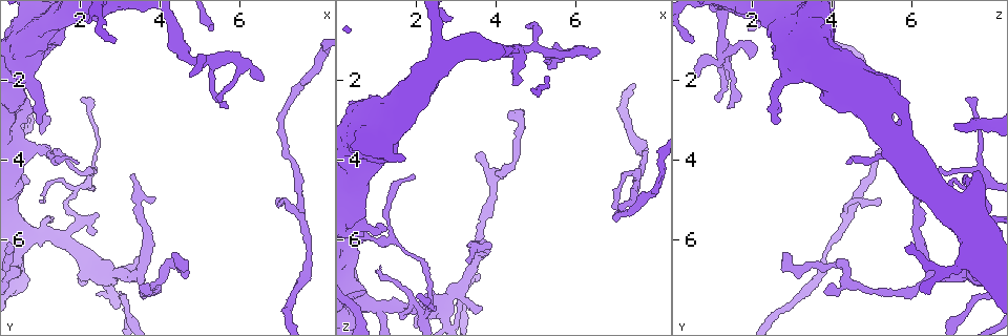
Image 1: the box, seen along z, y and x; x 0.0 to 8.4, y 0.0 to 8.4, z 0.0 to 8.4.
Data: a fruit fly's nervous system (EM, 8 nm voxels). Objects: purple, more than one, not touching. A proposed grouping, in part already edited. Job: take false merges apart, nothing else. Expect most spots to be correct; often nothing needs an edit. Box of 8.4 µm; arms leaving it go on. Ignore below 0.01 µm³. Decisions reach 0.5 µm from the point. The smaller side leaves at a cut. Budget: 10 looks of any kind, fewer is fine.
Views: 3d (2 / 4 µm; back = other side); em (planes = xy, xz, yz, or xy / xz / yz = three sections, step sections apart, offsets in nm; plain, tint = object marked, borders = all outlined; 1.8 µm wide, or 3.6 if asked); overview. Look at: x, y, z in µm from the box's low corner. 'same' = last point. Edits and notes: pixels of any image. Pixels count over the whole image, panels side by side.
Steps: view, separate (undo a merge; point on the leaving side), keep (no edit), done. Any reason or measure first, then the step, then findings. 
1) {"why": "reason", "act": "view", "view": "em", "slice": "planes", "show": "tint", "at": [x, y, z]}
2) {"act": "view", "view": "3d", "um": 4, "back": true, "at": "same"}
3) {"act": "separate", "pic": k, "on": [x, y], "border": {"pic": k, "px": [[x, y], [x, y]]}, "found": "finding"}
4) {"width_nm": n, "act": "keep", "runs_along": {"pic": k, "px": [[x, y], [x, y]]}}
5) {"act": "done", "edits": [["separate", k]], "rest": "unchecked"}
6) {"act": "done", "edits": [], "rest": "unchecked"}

{"why": "thin neck", "act": "view", "view": "em", "slice": "planes", "show": "tint", "at": [3.90, 7.05, 4.45]}

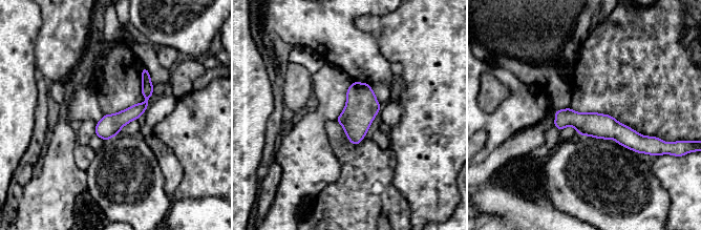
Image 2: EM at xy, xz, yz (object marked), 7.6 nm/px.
{"act": "keep", "runs_along": {"pic": 2, "px": [[557, 112], [612, 128], [638, 148]]}, "found": "one neuron here"}

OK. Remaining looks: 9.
{"why": "sharp bend", "act": "view", "view": "3d", "um": 2, "at": [6.00, 1.55, 1.30]}

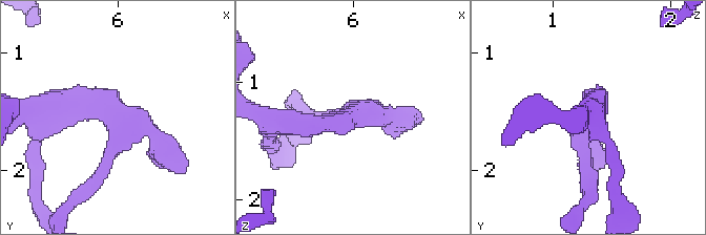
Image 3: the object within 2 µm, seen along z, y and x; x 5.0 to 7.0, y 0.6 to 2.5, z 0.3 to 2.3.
{"act": "view", "view": "em", "slice": "yz", "step": 16, "show": "tint", "at": [5.98, 1.58, 1.26]}

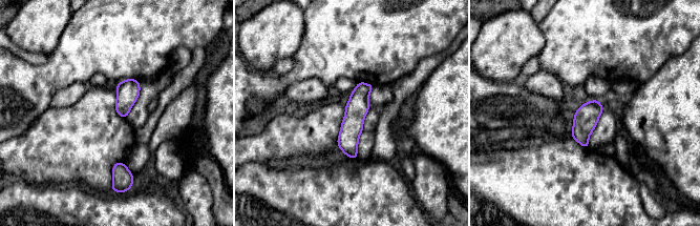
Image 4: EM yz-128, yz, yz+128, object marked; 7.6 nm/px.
{"act": "keep", "runs_along": {"pic": 4, "px": [[361, 84], [352, 125], [354, 155]]}, "found": "all the same neuron"}

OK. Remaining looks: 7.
{"why": "a fork", "act": "view", "view": "em", "slice": "planes", "show": "tint", "at": [7.50, 5.45, 4.35]}

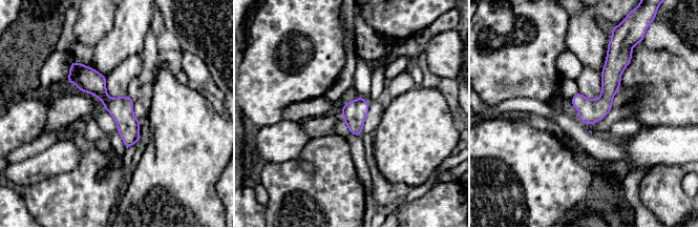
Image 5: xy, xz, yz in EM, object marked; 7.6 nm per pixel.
{"width_nm": 180, "act": "keep", "runs_along": {"pic": 5, "px": [[73, 65], [124, 117], [133, 141]]}, "found": "continuous, no second neuron"}

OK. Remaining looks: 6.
{"why": "a narrow waist", "act": "view", "view": "em", "slice": "planes", "show": "borders", "at": [1.30, 3.80, 6.00]}

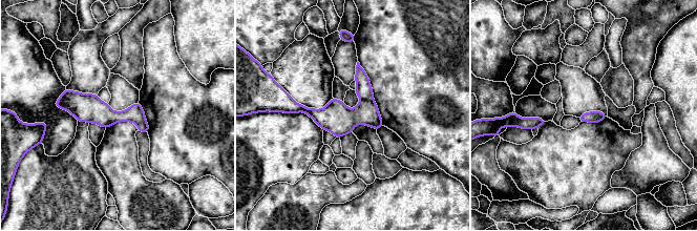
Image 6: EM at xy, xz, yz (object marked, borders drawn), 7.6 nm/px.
{"act": "keep", "runs_along": {"pic": 6, "px": [[290, 108], [380, 124]]}, "found": "continuous, no second neuron"}

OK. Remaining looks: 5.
{"act": "done", "edits": [], "rest": "unchecked"}

